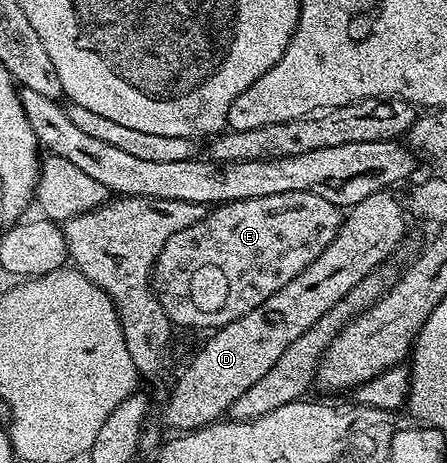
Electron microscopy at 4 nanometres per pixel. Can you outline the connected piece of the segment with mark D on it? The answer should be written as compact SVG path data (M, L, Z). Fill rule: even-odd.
M392 190L371 193L371 197L363 197L363 201L348 208L334 240L315 261L311 261L311 265L307 265L307 269L303 269L303 273L299 273L299 277L287 281L279 293L271 293L271 297L267 297L263 305L251 309L251 313L243 313L243 317L210 334L213 336L202 345L201 352L182 371L180 368L172 384L173 396L165 407L166 428L174 427L174 432L184 433L218 422L231 404L239 401L239 397L243 397L243 393L287 353L291 341L299 341L331 305L343 301L363 277L388 260L385 258L400 245L405 235L407 218L406 208L393 194Z

